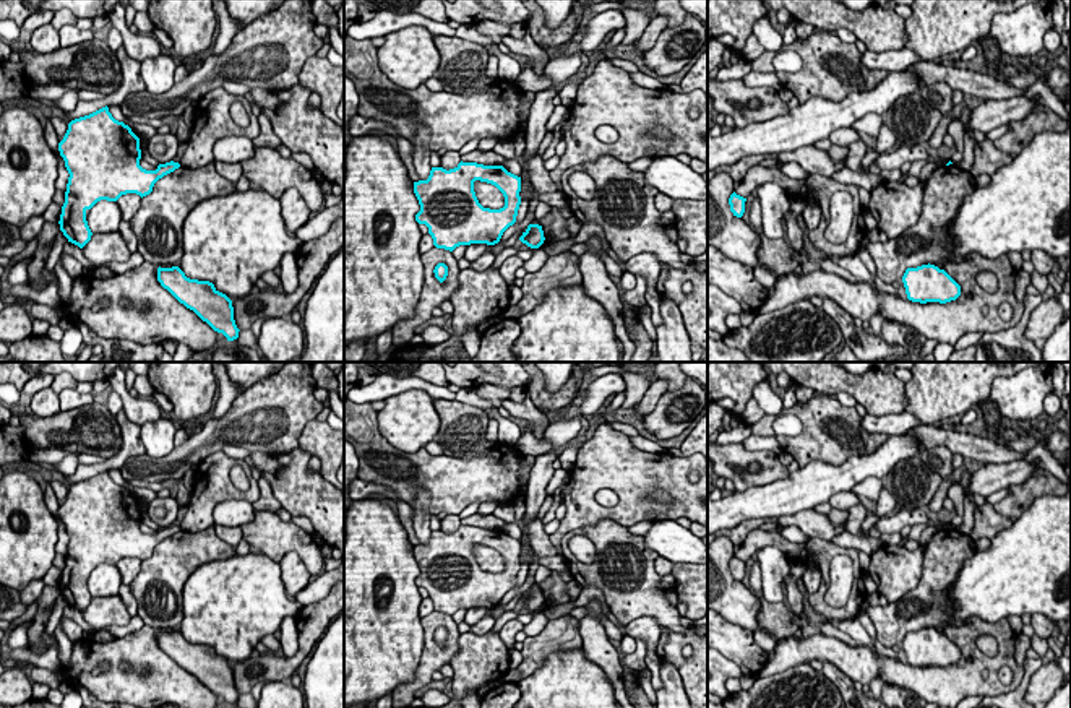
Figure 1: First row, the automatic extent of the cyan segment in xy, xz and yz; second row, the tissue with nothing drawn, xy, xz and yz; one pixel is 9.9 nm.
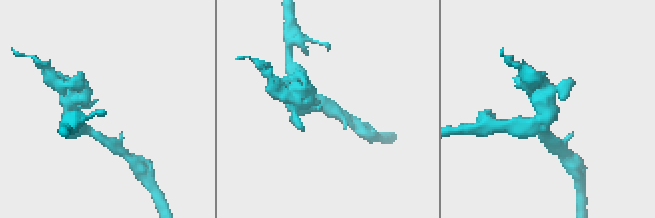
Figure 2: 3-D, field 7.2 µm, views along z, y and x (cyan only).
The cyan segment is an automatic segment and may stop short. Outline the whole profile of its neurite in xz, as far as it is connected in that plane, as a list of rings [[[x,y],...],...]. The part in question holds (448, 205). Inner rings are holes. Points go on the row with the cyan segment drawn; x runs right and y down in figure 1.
[[[461,161],[449,171],[432,167],[427,180],[414,182],[414,193],[420,205],[415,221],[428,227],[437,248],[453,252],[459,245],[495,245],[516,222],[519,192],[521,177],[503,166]],[[475,180],[495,185],[505,196],[505,206],[484,208],[474,192]]]

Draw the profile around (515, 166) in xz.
[[[518,133],[516,138],[513,140],[513,145],[514,145],[514,154],[516,154],[516,156],[511,158],[511,159],[506,159],[506,161],[503,162],[503,167],[505,167],[508,172],[511,172],[511,174],[521,177],[521,174],[523,174],[521,156],[523,156],[524,149],[526,149],[524,135],[523,135],[523,133]]]

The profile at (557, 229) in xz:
[[[550,206],[550,214],[553,216],[552,222],[542,227],[545,240],[557,242],[570,239],[566,219],[561,216],[560,208]]]

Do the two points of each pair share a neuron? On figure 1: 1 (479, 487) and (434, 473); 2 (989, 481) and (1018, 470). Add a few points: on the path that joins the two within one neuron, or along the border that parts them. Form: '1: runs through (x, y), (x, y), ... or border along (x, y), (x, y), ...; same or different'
1: runs through (468, 481), (450, 481), (445, 478); same
2: runs through (995, 478), (1011, 473); same

